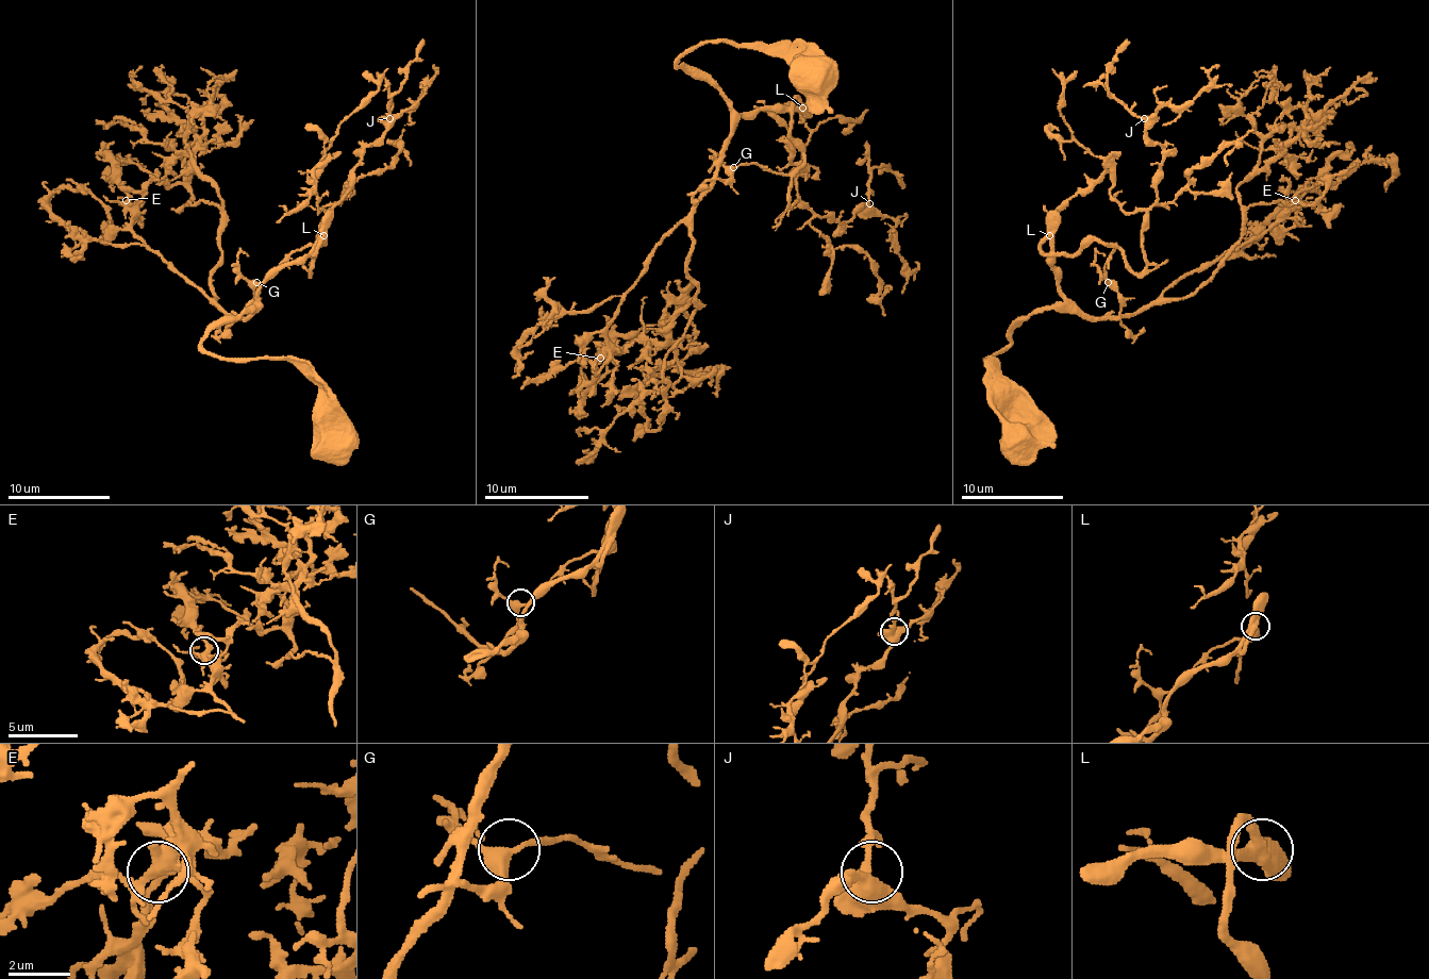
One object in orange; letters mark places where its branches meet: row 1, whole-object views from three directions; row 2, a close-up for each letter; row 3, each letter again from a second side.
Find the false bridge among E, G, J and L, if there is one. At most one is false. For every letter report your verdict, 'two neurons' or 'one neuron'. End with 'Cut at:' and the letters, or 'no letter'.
E: one neuron
G: one neuron
J: one neuron
L: one neuron
Cut at: no letter

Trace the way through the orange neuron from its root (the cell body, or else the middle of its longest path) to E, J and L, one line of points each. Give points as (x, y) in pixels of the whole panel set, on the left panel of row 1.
E: (331, 444), (318, 387), (289, 362), (202, 348), (254, 308), (244, 318), (218, 308), (131, 228), (126, 200)
J: (331, 444), (302, 371), (211, 357), (202, 338), (326, 241), (313, 271), (320, 220), (389, 118)
L: (331, 444), (318, 387), (289, 362), (202, 348), (213, 328), (246, 310), (323, 235)

